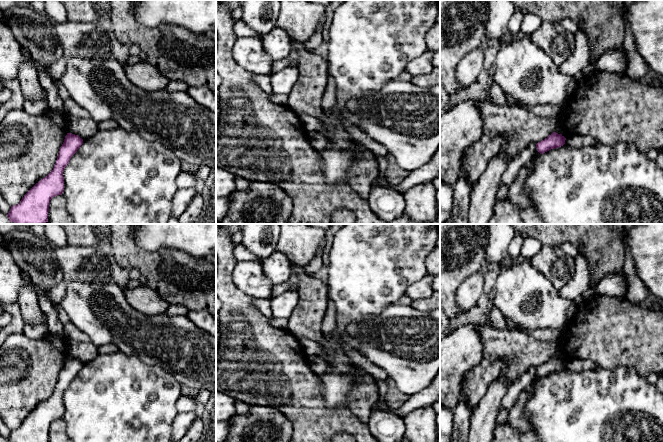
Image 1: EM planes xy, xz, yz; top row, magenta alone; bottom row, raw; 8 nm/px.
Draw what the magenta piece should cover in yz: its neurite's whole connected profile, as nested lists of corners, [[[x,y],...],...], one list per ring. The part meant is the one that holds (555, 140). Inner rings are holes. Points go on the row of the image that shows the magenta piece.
[[[553,132],[544,140],[536,144],[537,151],[543,154],[551,149],[559,148],[565,144],[566,138],[562,134]]]

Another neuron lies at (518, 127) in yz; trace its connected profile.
[[[479,100],[477,105],[481,112],[484,130],[494,130],[497,136],[503,138],[500,150],[507,154],[510,161],[530,143],[537,144],[547,138],[555,132],[558,125],[556,119],[537,116],[518,105],[497,105],[488,100]]]

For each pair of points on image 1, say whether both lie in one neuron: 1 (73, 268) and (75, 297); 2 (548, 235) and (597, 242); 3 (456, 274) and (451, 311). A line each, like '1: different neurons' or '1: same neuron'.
1: different neurons
2: same neuron
3: same neuron

